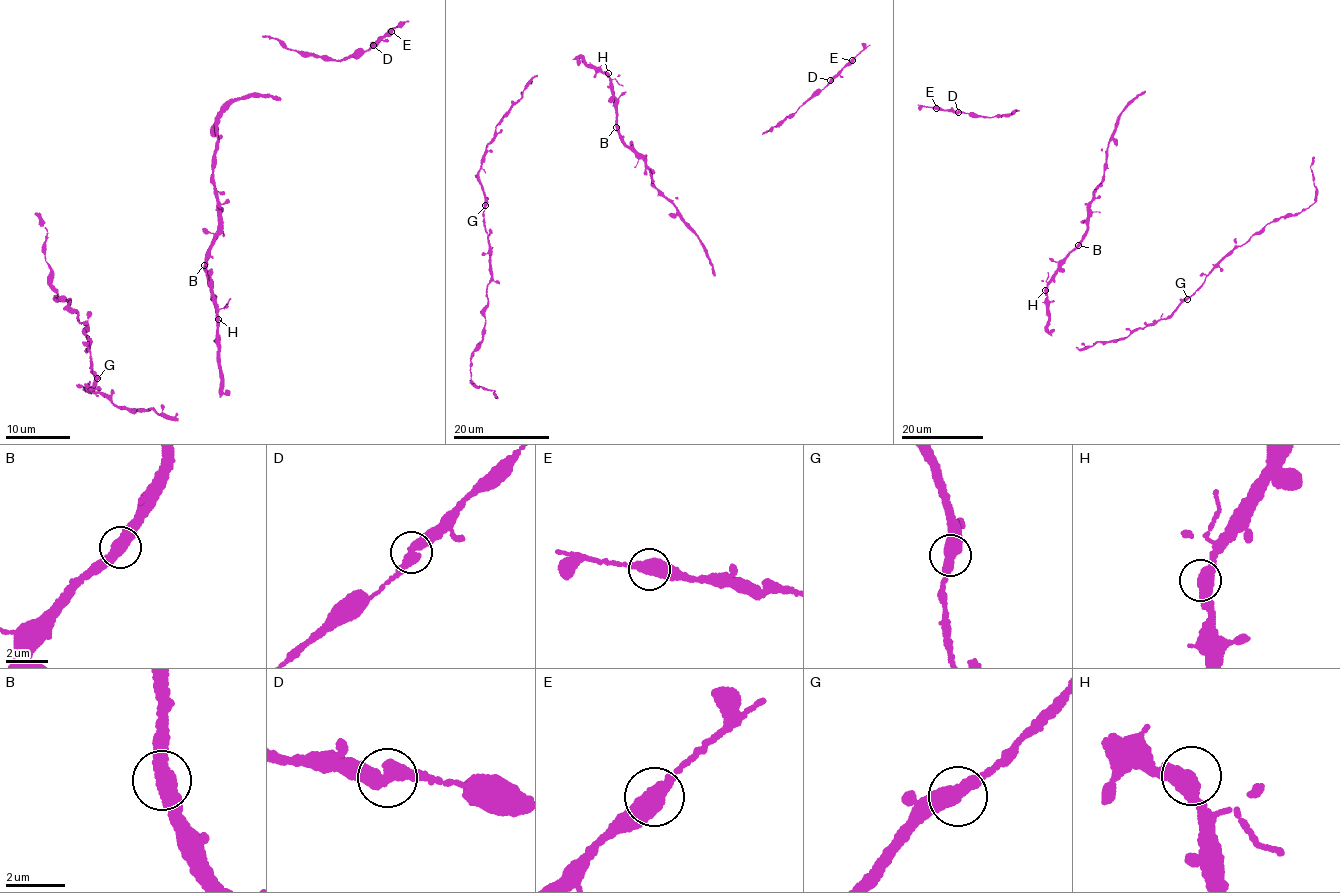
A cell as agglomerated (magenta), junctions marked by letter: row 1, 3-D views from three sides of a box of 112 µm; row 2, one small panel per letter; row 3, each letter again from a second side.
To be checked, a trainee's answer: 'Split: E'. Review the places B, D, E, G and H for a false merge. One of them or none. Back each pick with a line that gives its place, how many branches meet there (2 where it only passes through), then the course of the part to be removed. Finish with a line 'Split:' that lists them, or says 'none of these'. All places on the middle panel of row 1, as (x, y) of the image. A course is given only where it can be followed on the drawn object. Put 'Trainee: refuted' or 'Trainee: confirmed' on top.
Trainee: refuted
Split: none of these

